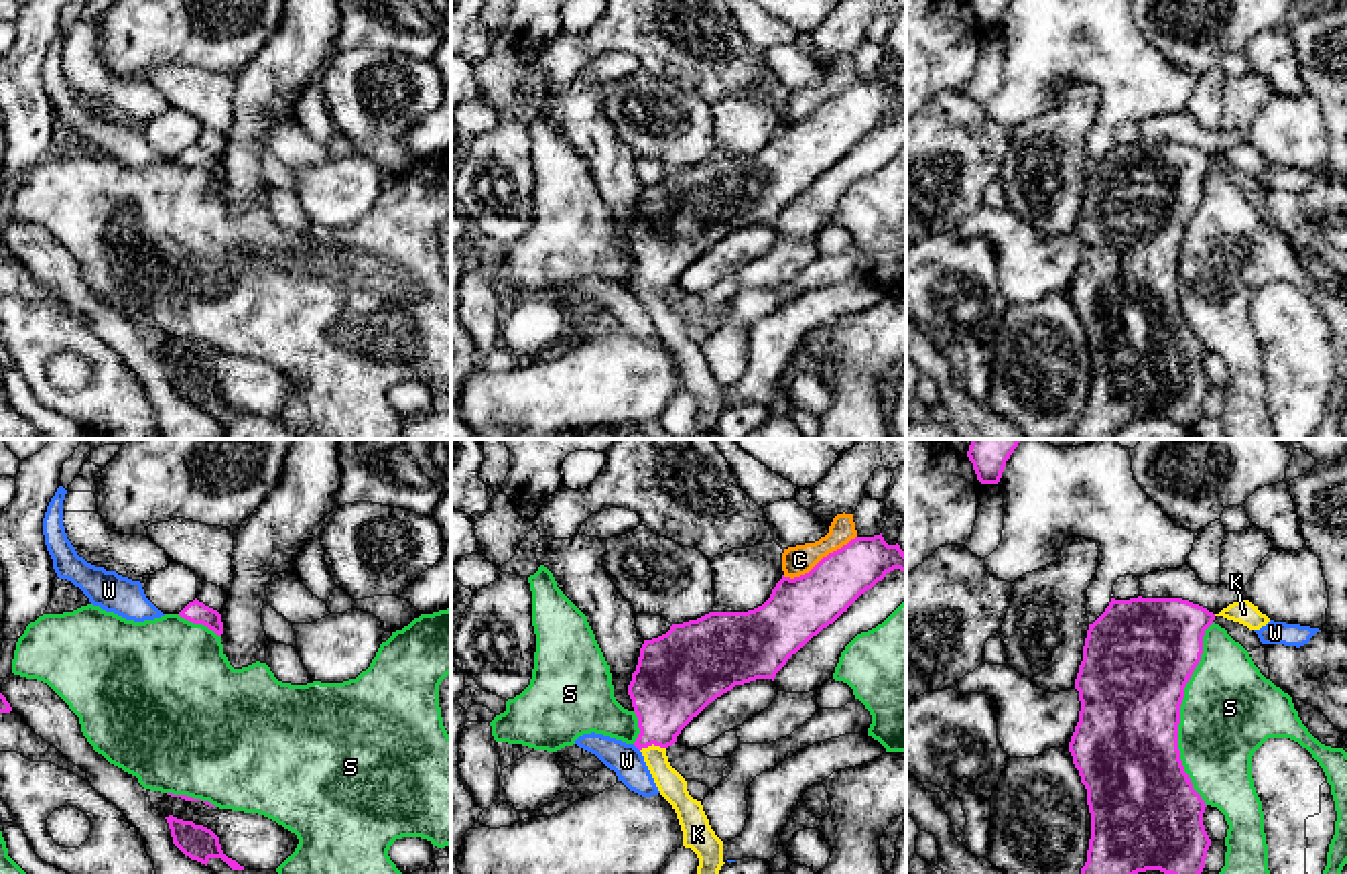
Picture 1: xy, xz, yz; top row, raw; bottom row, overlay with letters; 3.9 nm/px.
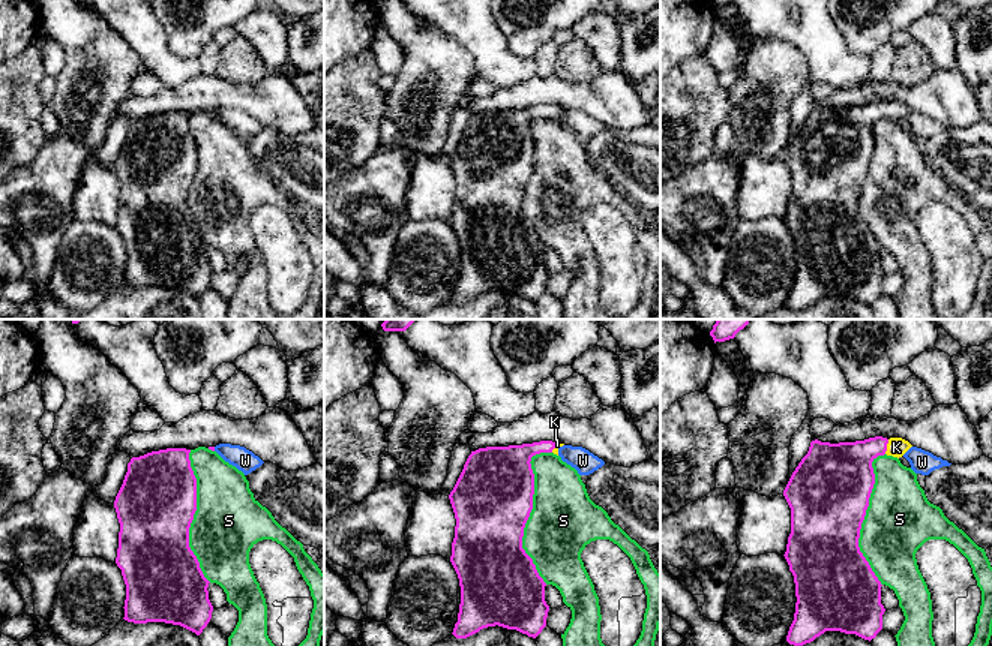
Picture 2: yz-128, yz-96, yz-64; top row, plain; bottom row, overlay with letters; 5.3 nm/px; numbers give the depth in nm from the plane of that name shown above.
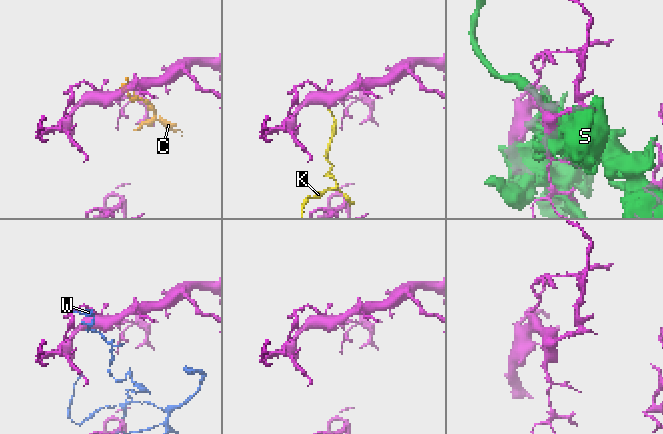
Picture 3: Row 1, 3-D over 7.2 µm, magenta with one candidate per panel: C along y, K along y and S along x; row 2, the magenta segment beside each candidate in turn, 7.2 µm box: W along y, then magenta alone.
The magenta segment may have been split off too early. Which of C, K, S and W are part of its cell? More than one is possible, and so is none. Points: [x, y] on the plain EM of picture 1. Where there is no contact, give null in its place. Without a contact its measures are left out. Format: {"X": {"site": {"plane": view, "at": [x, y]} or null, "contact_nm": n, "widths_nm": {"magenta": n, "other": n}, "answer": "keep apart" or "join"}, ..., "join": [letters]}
{"C": {"site": {"plane": "xz", "at": [821, 104]}, "contact_nm": 340, "widths_nm": {"magenta": 240, "other": 120}, "answer": "keep apart"}, "K": {"site": {"plane": "xz", "at": [653, 287]}, "contact_nm": 110, "widths_nm": {"magenta": 320, "other": 110}, "answer": "join"}, "S": {"site": {"plane": "yz", "at": [1179, 259]}, "contact_nm": 750, "widths_nm": {"magenta": 420, "other": 380}, "answer": "keep apart"}, "W": {"site": {"plane": "xz", "at": [636, 291]}, "contact_nm": 40, "widths_nm": {"magenta": 300, "other": 140}, "answer": "keep apart"}, "join": ["K"]}

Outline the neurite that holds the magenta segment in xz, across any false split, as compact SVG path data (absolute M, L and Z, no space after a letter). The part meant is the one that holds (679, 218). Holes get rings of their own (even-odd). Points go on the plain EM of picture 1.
M880 79L855 81L841 93L823 102L809 118L784 122L770 142L748 157L709 157L697 165L672 169L658 183L644 185L636 215L628 230L640 278L634 291L660 335L672 350L683 390L697 402L697 427L701 433L715 431L723 407L723 386L715 380L701 346L687 335L687 325L670 311L666 293L677 287L681 274L697 262L711 246L756 224L772 224L813 181L833 169L847 152L890 116L906 116L906 98L900 89L888 89Z

